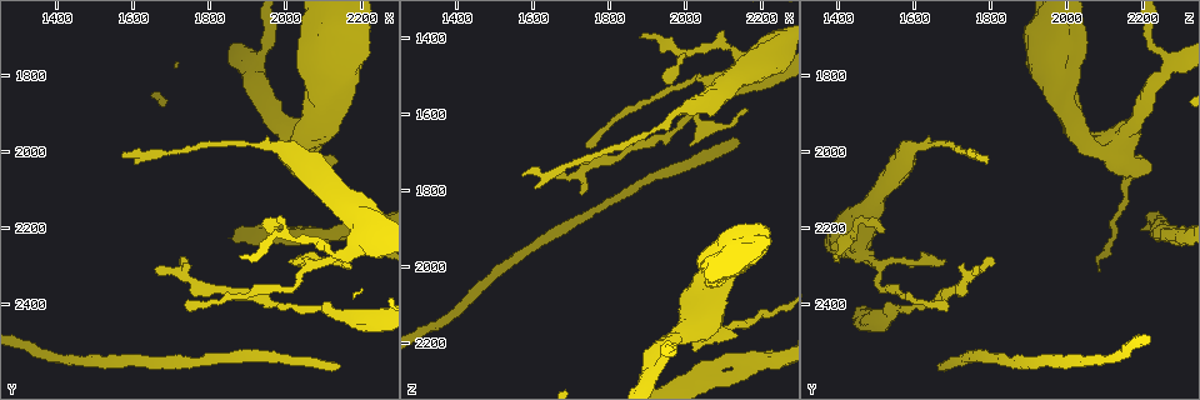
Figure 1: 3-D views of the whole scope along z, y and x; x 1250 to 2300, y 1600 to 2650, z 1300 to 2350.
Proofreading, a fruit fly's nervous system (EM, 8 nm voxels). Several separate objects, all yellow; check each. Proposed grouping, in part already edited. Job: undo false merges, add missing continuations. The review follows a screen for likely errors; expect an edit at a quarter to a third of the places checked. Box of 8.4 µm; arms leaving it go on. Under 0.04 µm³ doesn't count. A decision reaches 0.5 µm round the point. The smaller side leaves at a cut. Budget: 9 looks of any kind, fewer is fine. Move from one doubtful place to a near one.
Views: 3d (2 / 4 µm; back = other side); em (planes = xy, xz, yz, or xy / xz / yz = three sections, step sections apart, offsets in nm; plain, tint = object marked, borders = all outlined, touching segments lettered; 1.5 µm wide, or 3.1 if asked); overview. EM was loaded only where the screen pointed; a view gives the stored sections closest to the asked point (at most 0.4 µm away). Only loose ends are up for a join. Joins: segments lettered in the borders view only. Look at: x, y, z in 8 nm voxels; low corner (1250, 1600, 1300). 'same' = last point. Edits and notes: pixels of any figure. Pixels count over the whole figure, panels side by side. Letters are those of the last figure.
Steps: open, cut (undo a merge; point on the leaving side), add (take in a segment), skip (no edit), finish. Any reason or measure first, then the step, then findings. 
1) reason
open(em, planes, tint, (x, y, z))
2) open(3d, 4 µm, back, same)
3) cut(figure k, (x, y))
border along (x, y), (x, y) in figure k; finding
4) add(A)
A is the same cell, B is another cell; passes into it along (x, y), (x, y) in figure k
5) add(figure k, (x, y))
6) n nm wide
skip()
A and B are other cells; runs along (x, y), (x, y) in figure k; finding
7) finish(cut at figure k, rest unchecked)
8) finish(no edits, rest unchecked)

open(em, planes, borders, (1950, 2210, 1525))

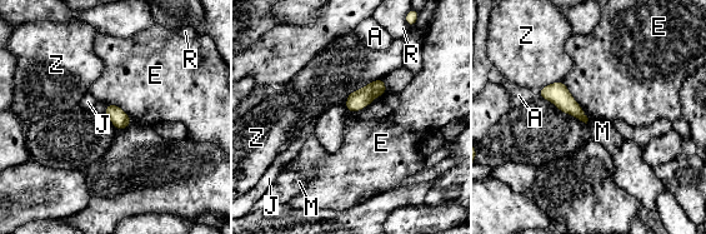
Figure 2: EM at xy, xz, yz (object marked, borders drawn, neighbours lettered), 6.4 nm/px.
skip()
A, E, J, M, R and Z are other cells; border along (589, 119), (586, 123) in figure 2; none of them fits

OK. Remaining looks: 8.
end of a long branch
open(em, planes, borders, (2140, 2560, 1670))

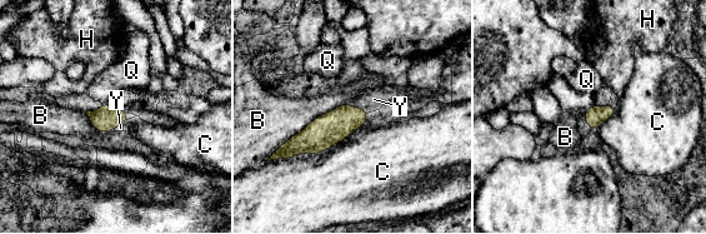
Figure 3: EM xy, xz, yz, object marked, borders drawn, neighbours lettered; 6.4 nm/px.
add(figure 3, (374, 99))
Y is the same cell, B, C, H and Q are other cells; the neuron continues

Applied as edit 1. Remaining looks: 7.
see it whole again
open(overview)

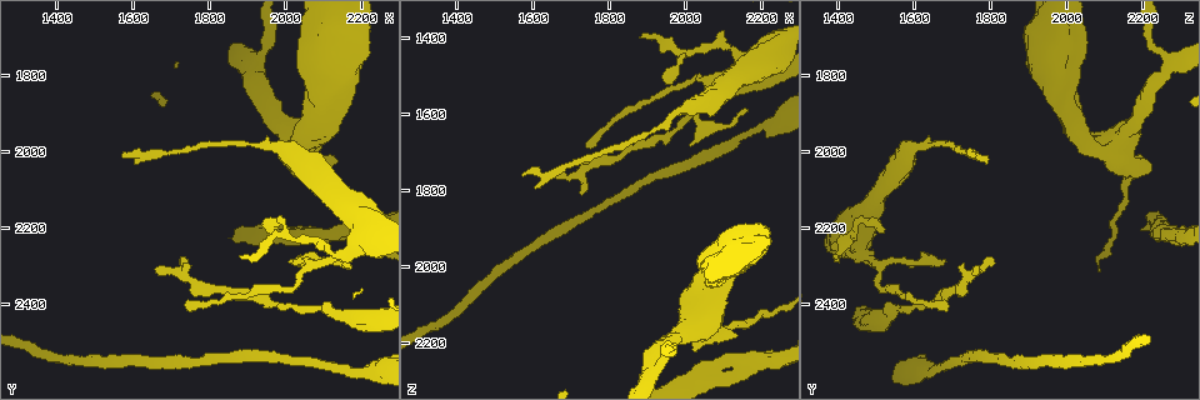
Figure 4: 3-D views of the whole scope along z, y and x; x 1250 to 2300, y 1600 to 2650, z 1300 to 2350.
an open end
open(em, xy, step 4, borders, (1715, 2285, 1810))

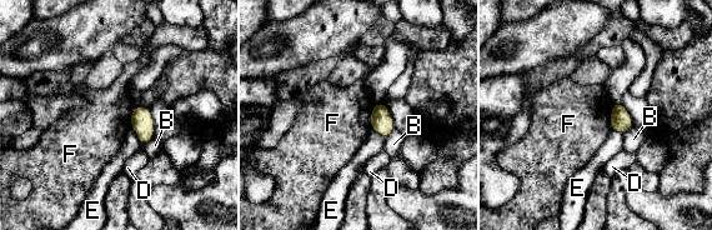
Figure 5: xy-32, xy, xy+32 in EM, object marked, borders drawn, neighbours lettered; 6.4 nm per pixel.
skip()
B, D, E and F are other cells; border along (613, 104), (610, 129) in figure 5; none of them fits

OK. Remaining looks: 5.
finish(add at figure 3, rest unchecked)

